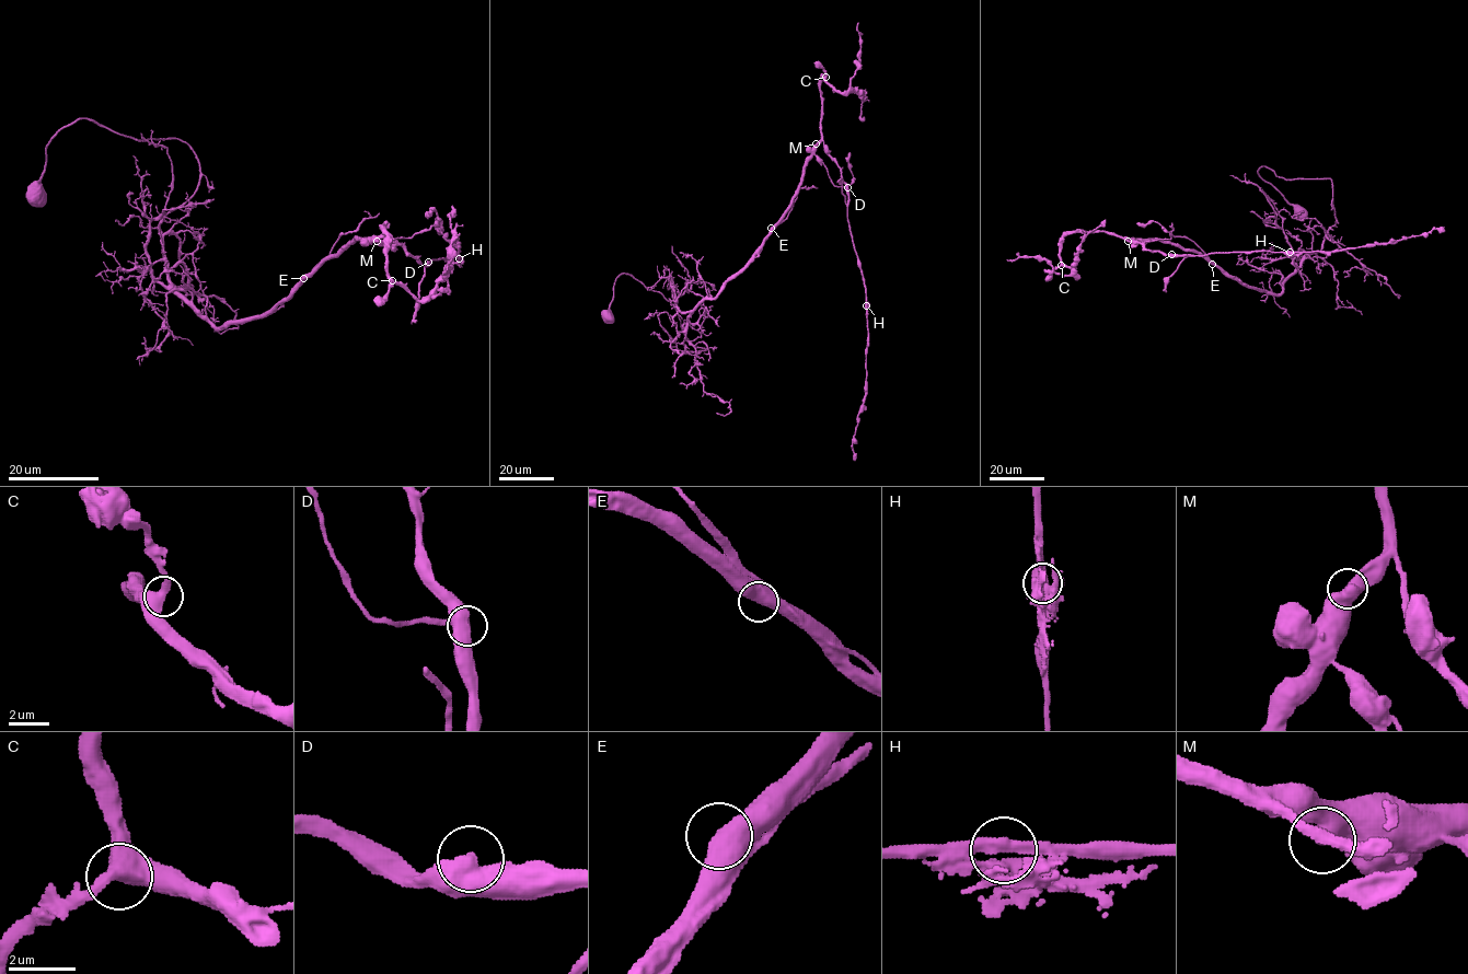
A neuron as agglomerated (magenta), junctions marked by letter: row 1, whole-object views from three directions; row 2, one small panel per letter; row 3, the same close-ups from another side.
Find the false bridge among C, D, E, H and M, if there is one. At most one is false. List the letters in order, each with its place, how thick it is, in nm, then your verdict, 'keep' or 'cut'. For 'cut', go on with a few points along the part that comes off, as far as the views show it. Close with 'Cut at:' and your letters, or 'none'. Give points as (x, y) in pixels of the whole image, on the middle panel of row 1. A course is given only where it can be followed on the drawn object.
C: (825, 77) | 500 nm | keep
D: (847, 187) | 700 nm | keep
E: (771, 228) | 750 nm | keep
H: (866, 305) | 550 nm | keep
M: (816, 143) | 650 nm | keep
Cut at: none

